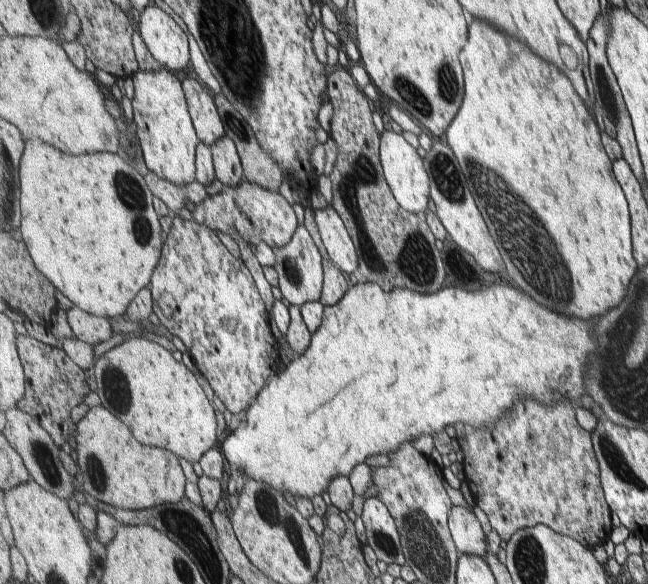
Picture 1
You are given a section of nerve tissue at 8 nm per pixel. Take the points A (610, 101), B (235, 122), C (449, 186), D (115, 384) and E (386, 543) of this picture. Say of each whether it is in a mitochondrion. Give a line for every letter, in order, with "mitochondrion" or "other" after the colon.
A: mitochondrion
B: mitochondrion
C: mitochondrion
D: mitochondrion
E: mitochondrion

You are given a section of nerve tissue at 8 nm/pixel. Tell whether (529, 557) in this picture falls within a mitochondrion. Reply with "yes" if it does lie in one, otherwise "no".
yes

